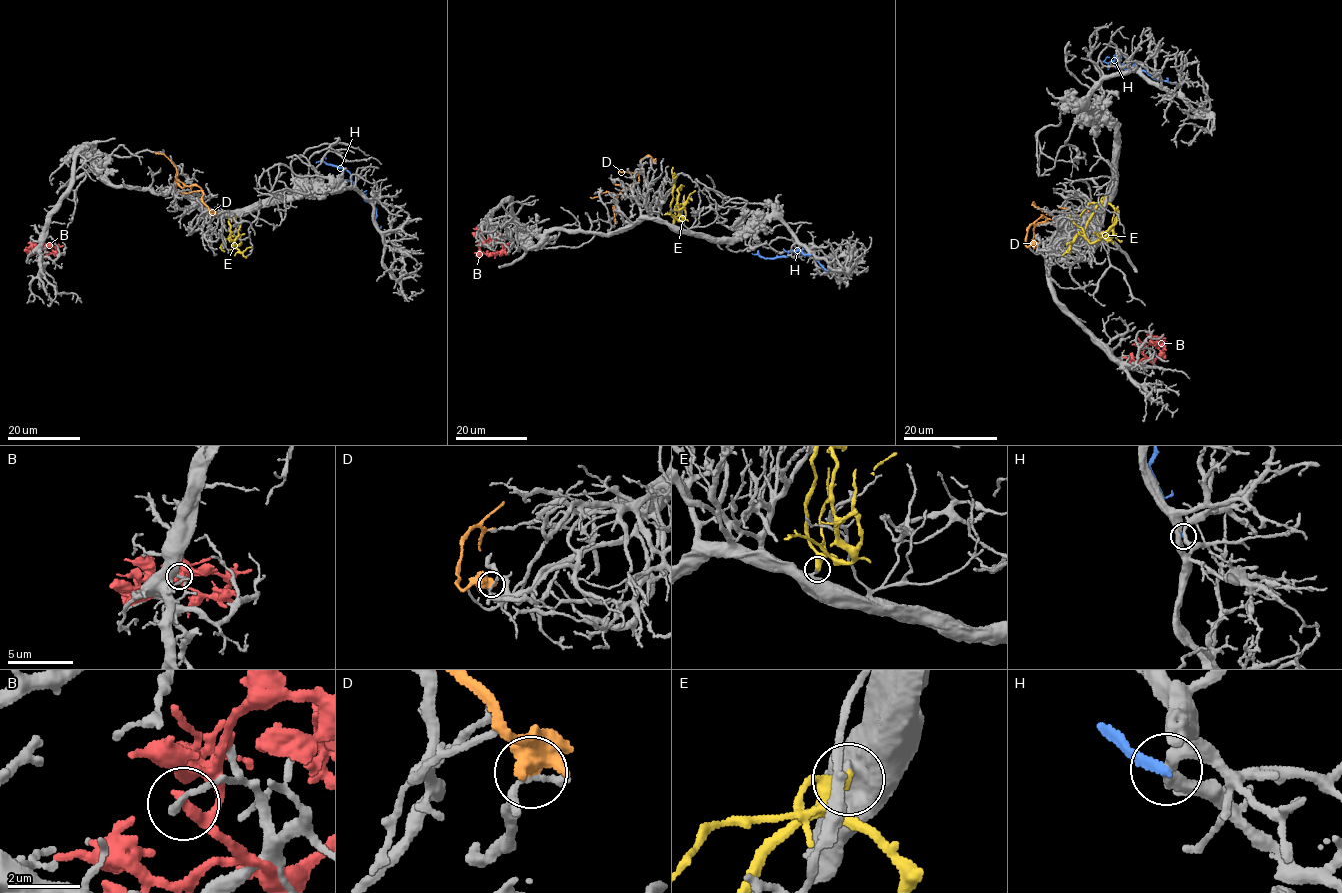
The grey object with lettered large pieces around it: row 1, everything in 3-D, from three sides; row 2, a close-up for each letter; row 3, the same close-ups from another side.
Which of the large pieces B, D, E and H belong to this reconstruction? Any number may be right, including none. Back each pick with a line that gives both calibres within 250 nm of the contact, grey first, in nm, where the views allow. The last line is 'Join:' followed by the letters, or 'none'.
E: 320/320 nm
Join: E

